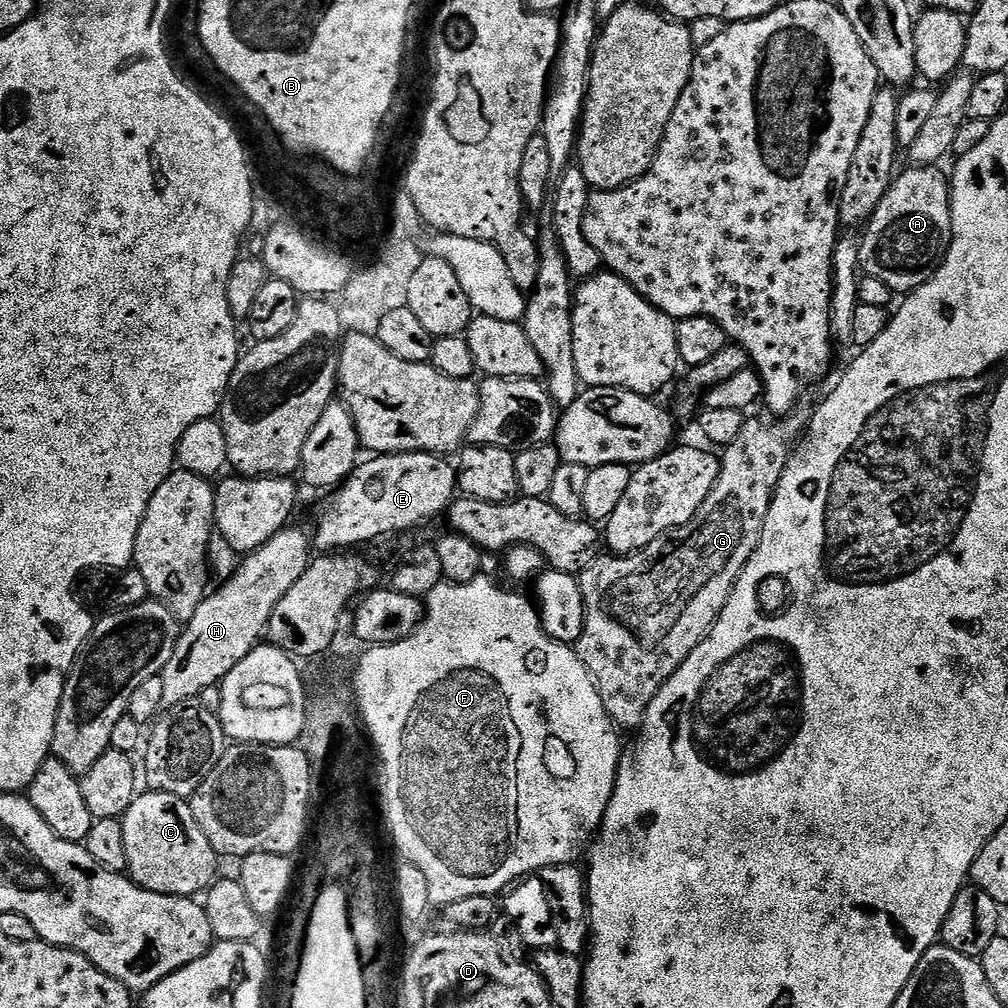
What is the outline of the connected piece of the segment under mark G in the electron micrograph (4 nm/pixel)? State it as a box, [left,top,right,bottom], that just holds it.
[574,410,809,730]

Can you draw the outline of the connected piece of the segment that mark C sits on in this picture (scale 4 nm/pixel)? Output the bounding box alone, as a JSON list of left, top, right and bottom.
[123,790,217,898]

